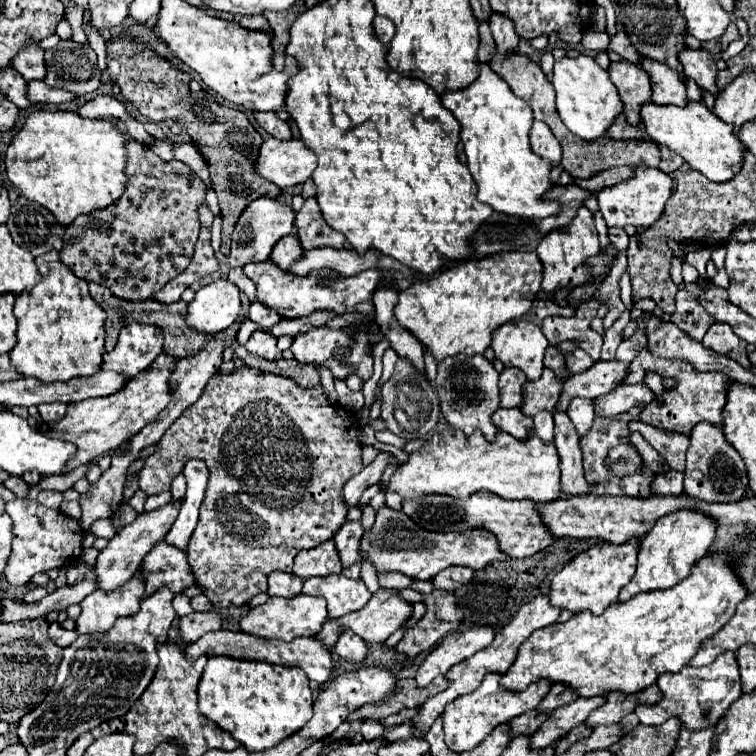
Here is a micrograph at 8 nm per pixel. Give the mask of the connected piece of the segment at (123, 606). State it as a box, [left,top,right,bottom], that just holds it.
[76,573,144,633]

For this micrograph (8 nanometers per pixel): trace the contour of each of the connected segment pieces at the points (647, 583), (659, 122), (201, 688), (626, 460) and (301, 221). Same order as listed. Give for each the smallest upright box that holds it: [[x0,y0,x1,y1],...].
[[618,509,716,601],[642,101,746,181],[198,655,312,751],[604,443,644,477],[296,197,344,249]]

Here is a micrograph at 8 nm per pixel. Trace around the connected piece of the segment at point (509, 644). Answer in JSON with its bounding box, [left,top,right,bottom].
[412,595,560,737]

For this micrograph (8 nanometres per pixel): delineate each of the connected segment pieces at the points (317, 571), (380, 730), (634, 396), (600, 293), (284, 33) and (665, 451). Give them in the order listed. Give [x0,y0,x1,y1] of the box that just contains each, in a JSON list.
[[292,539,342,579],[362,719,384,741],[594,385,646,417],[594,251,628,329],[264,9,292,69],[628,421,688,471]]

